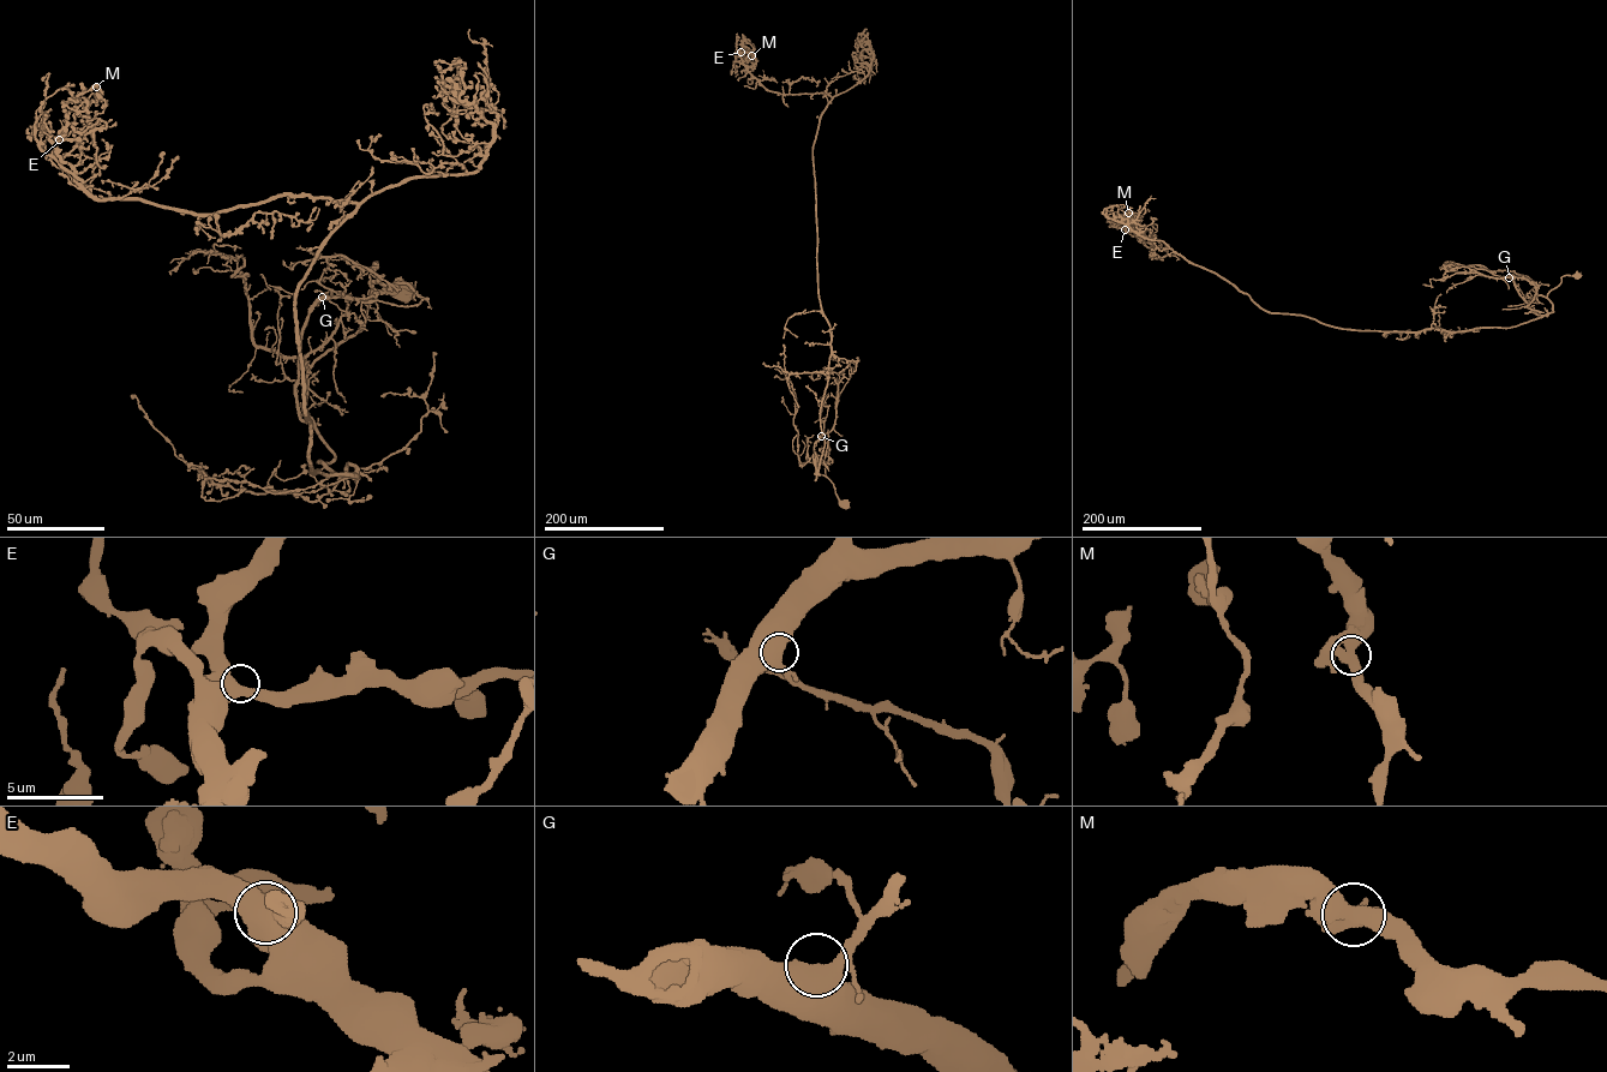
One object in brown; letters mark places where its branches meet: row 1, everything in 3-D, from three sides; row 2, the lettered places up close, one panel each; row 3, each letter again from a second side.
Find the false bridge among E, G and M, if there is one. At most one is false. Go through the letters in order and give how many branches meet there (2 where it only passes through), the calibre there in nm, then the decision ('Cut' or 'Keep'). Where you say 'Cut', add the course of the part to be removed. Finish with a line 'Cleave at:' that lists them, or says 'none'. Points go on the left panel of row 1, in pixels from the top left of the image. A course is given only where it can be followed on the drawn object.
E: Branches: 2. Thickness 600 nm. Keep
G: Branches: 2. Thickness 550 nm. Keep
M: Branches: 2. Thickness 600 nm. Keep
Cleave at: none

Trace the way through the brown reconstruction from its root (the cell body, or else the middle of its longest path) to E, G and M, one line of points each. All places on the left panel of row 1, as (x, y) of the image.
E: (405, 293), (307, 376), (319, 461), (357, 477), (317, 473), (295, 293), (357, 204), (96, 198), (59, 139)
G: (405, 293), (369, 292), (364, 325), (311, 367), (303, 420), (297, 393), (300, 336), (307, 311), (322, 297)
M: (405, 293), (307, 376), (357, 477), (317, 473), (295, 293), (357, 204), (96, 198), (55, 145), (96, 87)

